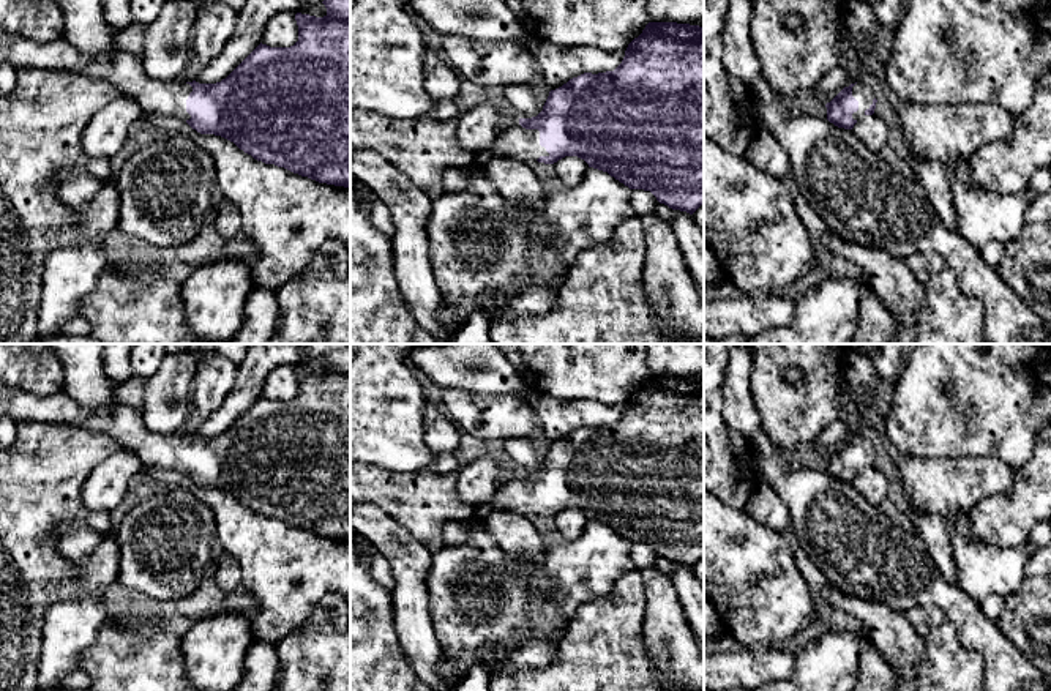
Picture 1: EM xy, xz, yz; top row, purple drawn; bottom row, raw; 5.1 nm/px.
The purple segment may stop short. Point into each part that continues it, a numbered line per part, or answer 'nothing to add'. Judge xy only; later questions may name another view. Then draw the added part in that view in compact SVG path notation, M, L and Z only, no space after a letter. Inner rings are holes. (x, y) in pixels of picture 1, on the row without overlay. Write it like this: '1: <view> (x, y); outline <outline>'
1: xy (125, 425); outline M0 382L0 415L11 415L16 423L32 420L80 426L109 435L120 448L134 453L144 465L191 472L186 453L193 440L180 434L151 432L142 412L118 398L98 407L85 407L65 390L38 396Z

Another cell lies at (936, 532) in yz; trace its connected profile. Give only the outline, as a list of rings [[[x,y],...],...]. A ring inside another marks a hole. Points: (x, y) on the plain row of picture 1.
[[[911,508],[914,530],[925,540],[926,547],[937,568],[948,584],[958,584],[958,573],[953,558],[956,541],[952,536],[950,524],[939,514],[918,514]]]

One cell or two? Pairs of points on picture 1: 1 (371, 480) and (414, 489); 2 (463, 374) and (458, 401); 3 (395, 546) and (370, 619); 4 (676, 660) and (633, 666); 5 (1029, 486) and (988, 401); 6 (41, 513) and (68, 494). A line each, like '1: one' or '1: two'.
1: one
2: two
3: two
4: two
5: two
6: one

